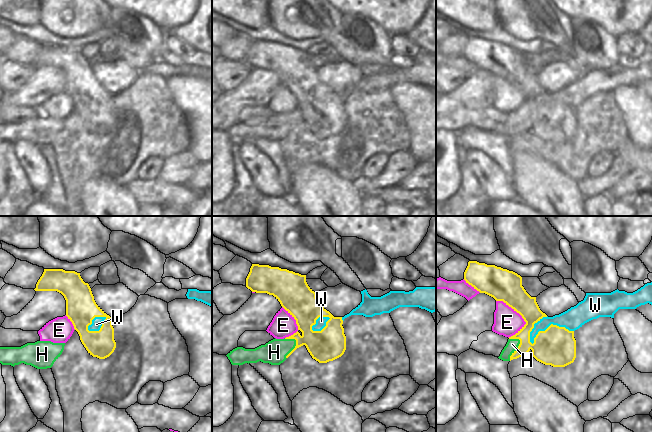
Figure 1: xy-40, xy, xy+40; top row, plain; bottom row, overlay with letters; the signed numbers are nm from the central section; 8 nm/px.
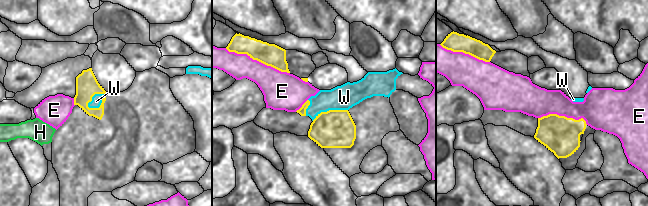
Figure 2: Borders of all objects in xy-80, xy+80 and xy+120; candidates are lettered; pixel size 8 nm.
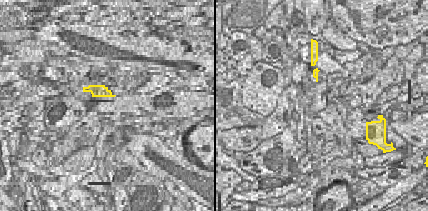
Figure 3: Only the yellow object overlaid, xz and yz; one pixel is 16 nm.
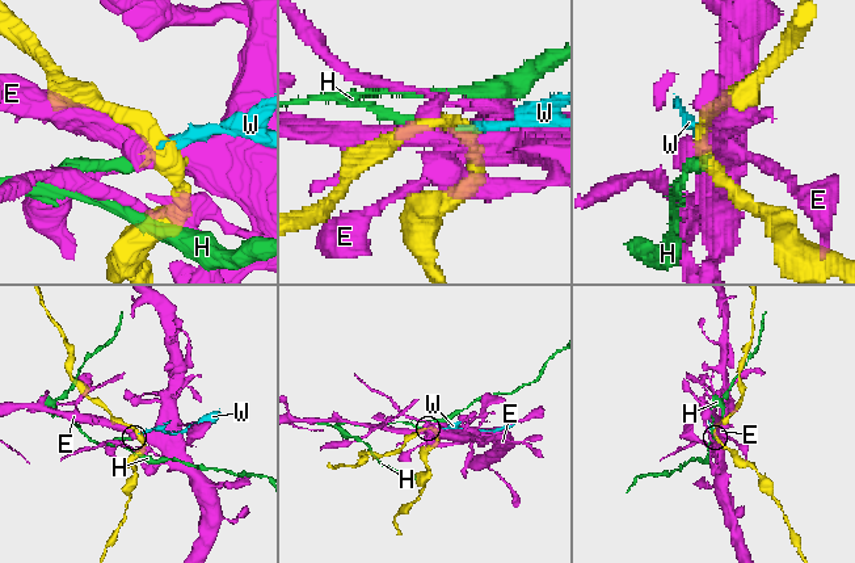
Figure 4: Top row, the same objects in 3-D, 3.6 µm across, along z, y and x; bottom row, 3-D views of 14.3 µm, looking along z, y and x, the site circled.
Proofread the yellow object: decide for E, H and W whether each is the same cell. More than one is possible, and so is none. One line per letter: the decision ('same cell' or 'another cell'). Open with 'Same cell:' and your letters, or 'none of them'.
Same cell: none of them
E: another cell
H: another cell
W: another cell

